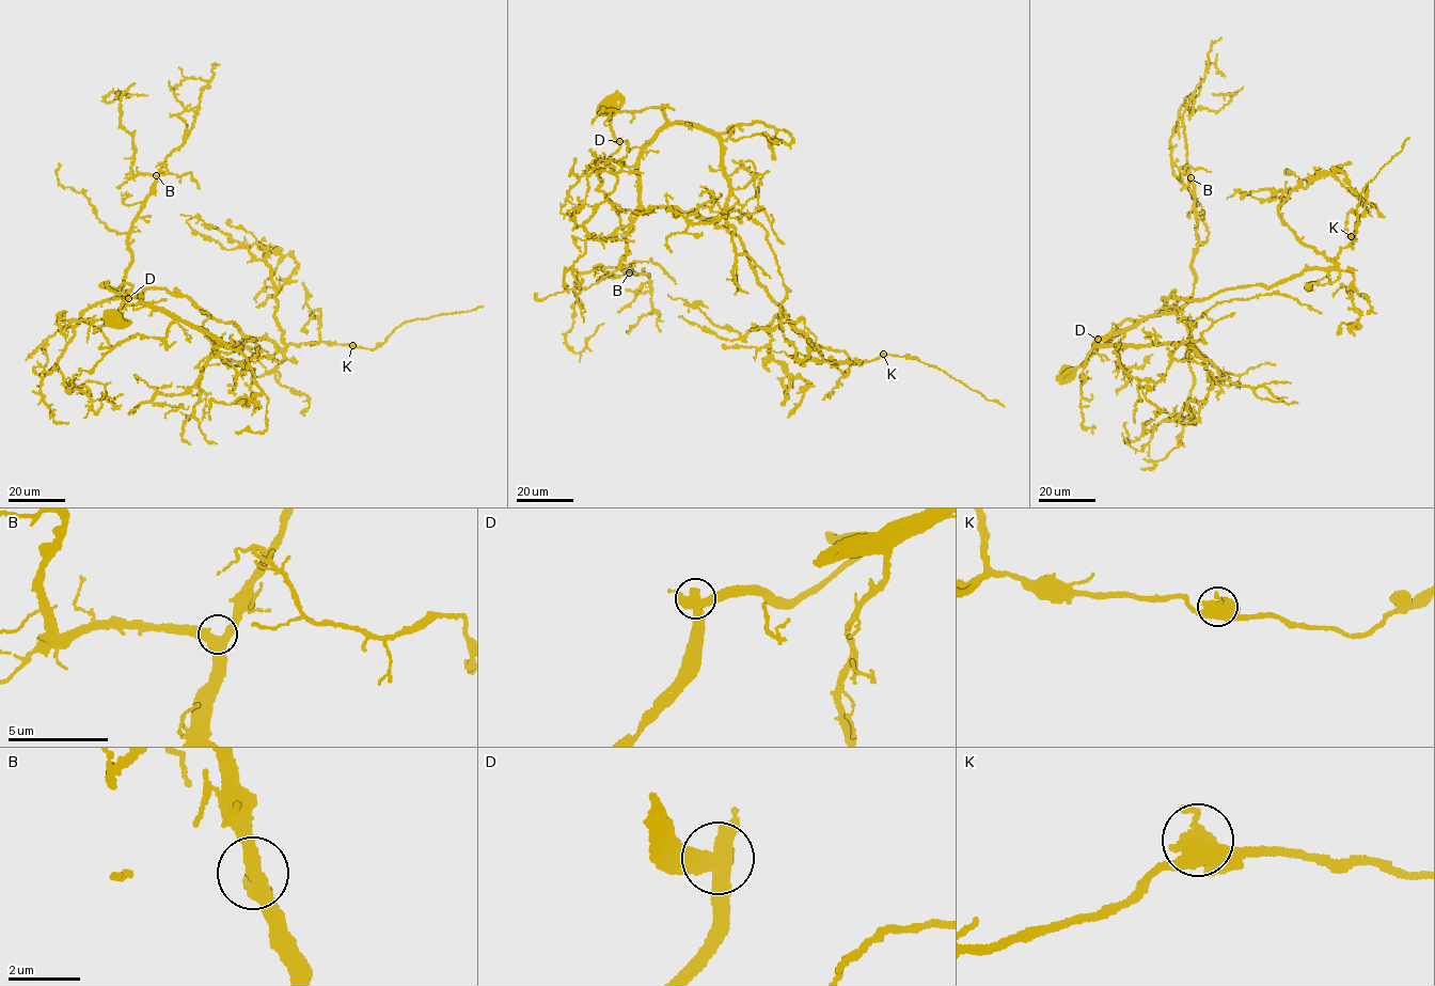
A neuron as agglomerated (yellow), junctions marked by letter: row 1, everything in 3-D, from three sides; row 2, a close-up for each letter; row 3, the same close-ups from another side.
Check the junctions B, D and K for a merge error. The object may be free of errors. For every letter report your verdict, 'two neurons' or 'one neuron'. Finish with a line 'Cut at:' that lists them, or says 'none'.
B: one neuron
D: one neuron
K: one neuron
Cut at: none

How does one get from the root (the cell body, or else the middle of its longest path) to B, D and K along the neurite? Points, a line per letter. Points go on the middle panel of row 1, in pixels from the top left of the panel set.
B: (603, 109), (619, 147), (597, 189), (625, 232), (639, 209), (619, 265), (629, 272)
D: (603, 109), (615, 139), (620, 141)
K: (603, 109), (619, 147), (597, 189), (625, 232), (639, 209), (696, 212), (738, 236), (815, 348), (883, 354)

